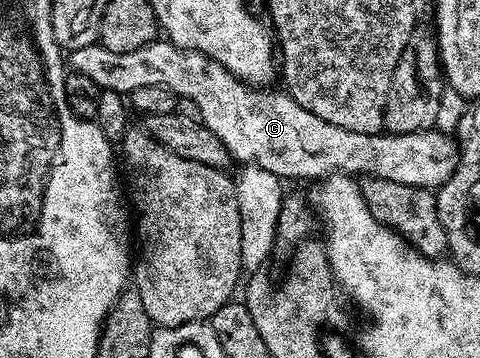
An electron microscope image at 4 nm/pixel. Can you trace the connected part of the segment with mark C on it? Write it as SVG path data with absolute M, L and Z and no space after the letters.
M157 38L138 50L126 50L126 54L114 54L114 50L106 50L98 42L82 46L70 53L70 64L105 92L131 94L138 86L162 86L176 97L190 98L201 111L200 123L221 140L233 161L257 164L260 170L279 178L297 176L314 182L336 173L353 178L367 174L435 190L456 169L458 149L451 135L429 130L371 136L342 130L342 126L322 122L318 114L310 114L310 110L298 106L287 91L268 92L272 90L264 86L243 84L230 70L201 52L180 48L164 38Z

